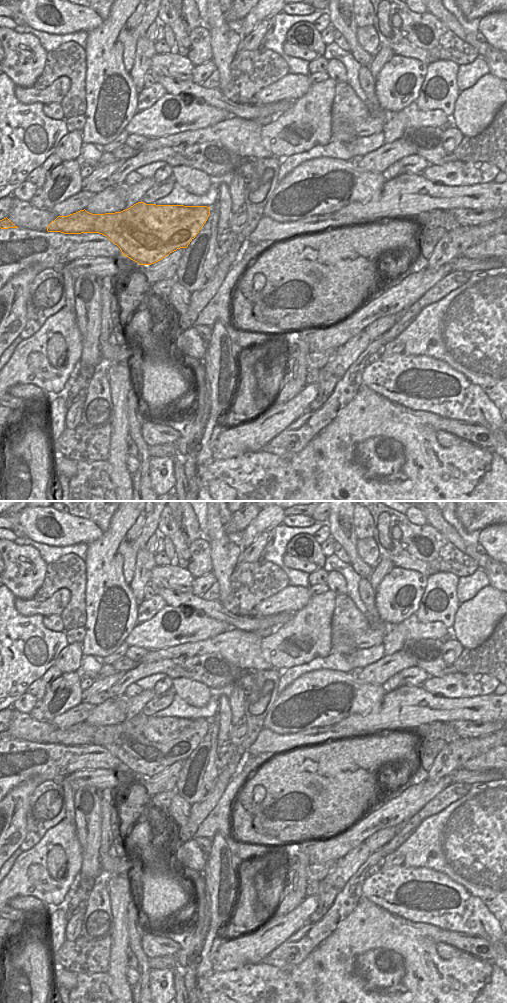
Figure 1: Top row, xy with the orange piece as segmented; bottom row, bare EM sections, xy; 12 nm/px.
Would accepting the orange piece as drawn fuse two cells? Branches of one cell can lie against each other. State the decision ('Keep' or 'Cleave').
Cleave

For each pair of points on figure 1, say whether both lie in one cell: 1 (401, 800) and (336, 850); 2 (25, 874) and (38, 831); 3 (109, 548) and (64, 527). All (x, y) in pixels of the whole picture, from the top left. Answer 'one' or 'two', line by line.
1: one
2: two
3: two

